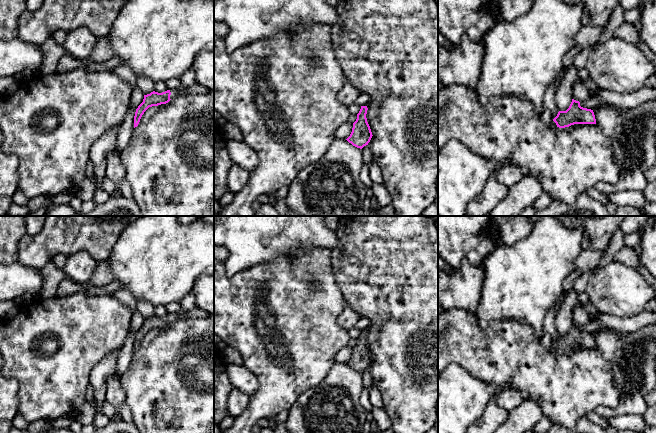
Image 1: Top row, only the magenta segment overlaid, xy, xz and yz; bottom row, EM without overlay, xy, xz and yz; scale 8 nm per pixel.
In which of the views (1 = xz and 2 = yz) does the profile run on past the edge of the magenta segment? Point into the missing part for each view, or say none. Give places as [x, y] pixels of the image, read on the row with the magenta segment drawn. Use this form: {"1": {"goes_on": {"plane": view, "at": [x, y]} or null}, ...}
{"1": {"goes_on": null}, "2": {"goes_on": null}}

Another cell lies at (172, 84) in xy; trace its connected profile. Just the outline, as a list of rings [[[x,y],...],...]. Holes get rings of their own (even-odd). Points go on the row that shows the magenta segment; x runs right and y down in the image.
[[[179,78],[169,79],[166,82],[168,90],[177,90],[182,87],[181,81]]]

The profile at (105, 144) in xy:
[[[113,126],[101,135],[90,148],[90,160],[96,180],[101,183],[106,177],[106,157],[116,148],[119,127]]]

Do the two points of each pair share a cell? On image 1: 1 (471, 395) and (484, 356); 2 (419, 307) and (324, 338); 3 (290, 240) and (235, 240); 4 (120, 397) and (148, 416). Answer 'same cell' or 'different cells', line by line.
1: different cells
2: different cells
3: same cell
4: different cells

